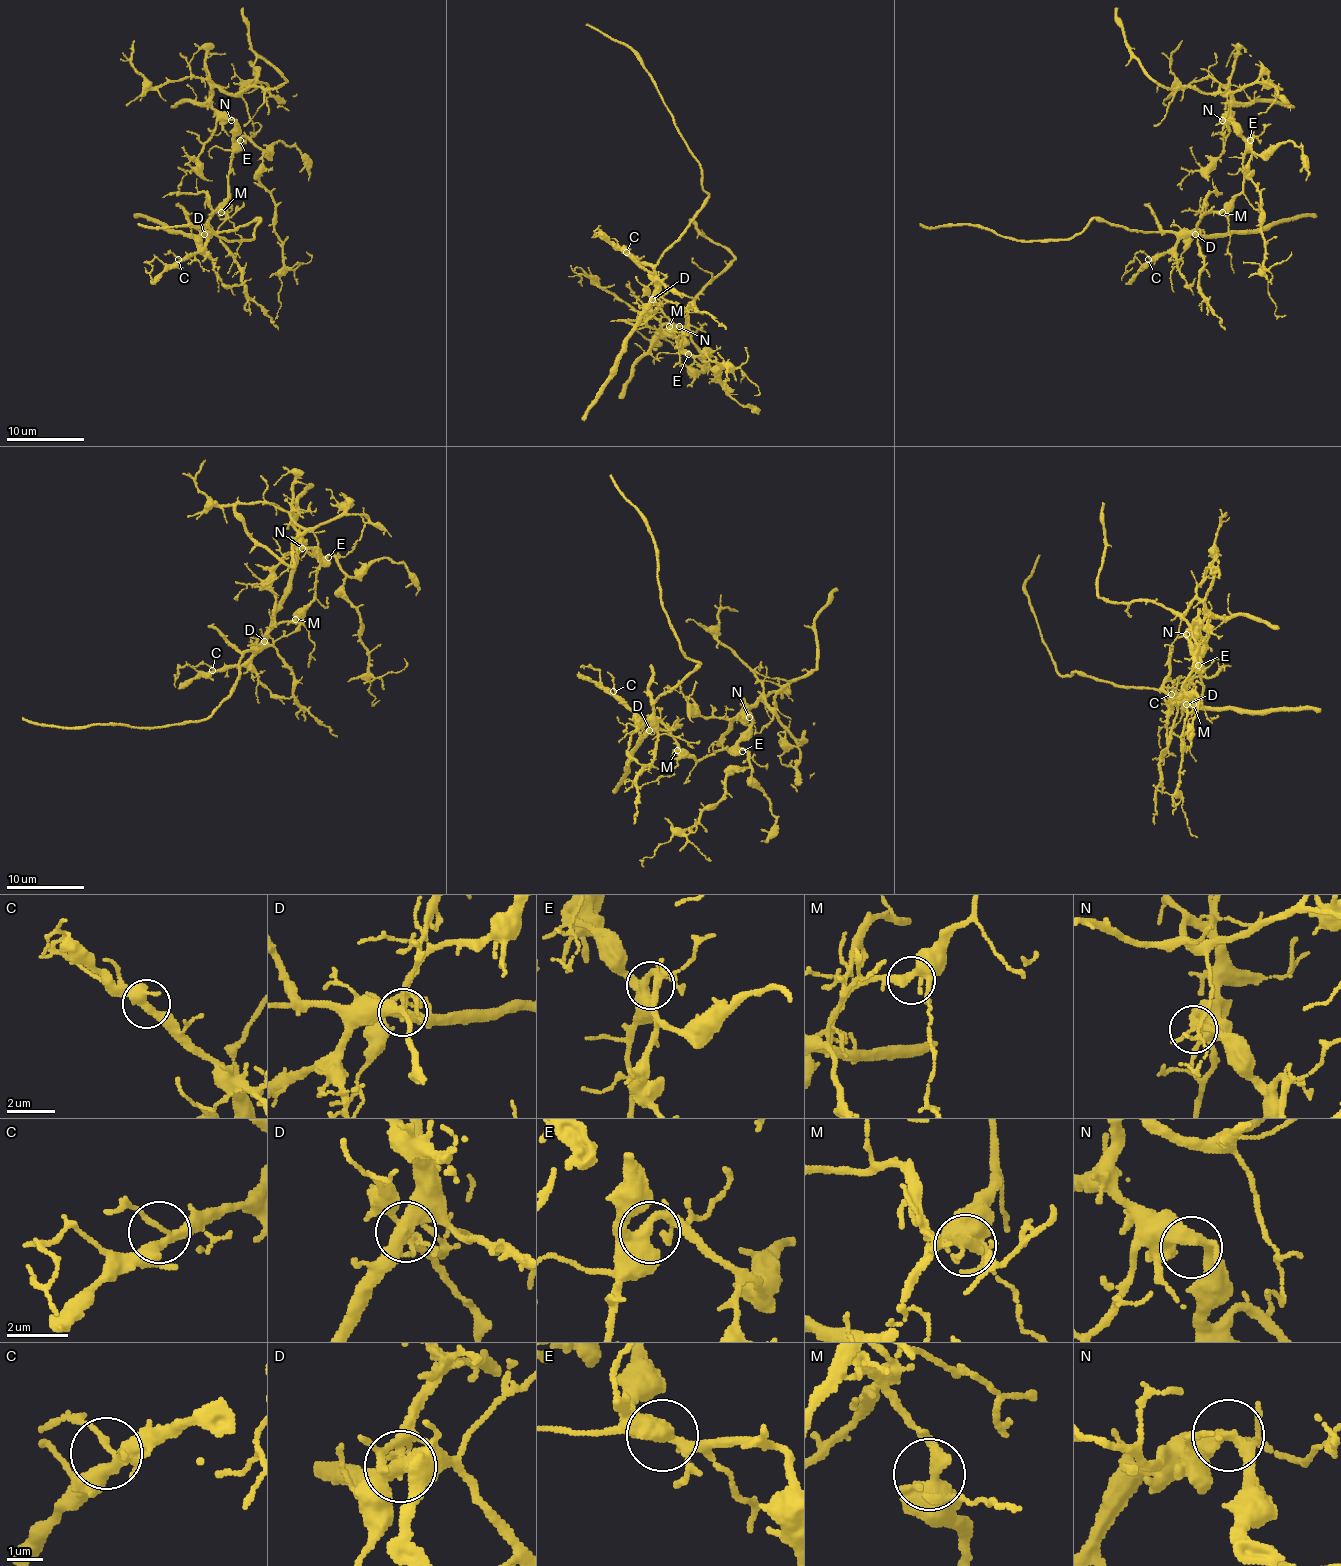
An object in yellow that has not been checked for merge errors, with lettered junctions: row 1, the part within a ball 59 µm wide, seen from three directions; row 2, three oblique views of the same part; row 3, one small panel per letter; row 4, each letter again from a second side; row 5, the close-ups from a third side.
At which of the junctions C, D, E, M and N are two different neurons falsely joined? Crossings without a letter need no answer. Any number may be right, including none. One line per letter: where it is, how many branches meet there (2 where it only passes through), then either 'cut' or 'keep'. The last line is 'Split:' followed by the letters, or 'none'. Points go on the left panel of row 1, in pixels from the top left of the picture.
C: (178, 259) | 3 | keep
D: (204, 234) | 6 | cut
E: (240, 140) | 3 | keep
M: (221, 212) | 5 | keep
N: (231, 120) | 3 | keep
Split: D

